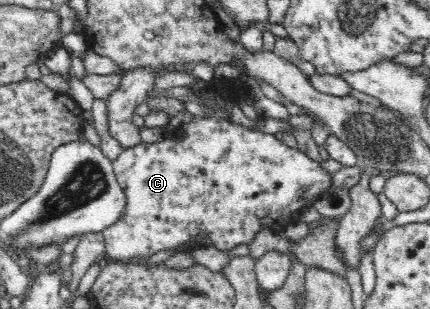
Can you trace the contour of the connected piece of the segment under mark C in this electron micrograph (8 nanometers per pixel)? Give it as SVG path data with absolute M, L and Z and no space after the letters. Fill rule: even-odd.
M193 117L193 121L189 124L186 131L180 134L169 134L167 138L155 144L141 143L133 148L123 149L122 154L112 162L116 179L123 187L127 197L127 204L123 216L113 226L109 226L103 230L104 243L106 248L106 259L112 261L132 261L139 258L150 257L159 250L169 250L169 248L179 248L184 246L194 248L198 246L215 246L219 250L229 250L233 246L239 244L247 244L253 240L254 236L259 232L275 233L284 228L288 223L298 220L300 212L307 206L314 204L314 200L320 194L327 192L333 186L333 173L321 167L321 164L302 151L297 151L286 143L281 143L276 136L261 133L261 131L251 131L249 127L243 127L239 124L232 123L229 119L220 119L217 117L197 118Z

